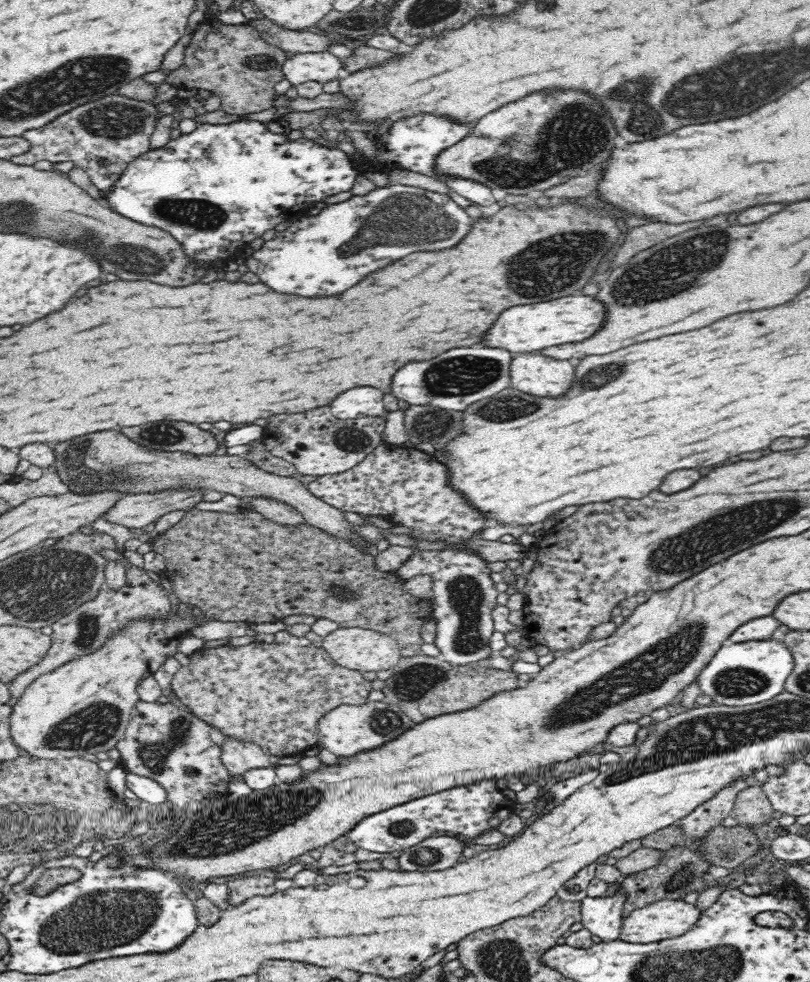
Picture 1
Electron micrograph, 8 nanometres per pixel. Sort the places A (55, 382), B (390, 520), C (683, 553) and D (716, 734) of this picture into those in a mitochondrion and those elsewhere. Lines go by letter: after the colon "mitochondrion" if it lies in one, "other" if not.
A: other
B: other
C: mitochondrion
D: mitochondrion

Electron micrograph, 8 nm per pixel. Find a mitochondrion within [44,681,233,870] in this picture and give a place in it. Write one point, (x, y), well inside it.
(154, 757)

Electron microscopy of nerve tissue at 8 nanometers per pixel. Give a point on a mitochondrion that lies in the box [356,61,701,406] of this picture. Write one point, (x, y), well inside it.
(522, 161)

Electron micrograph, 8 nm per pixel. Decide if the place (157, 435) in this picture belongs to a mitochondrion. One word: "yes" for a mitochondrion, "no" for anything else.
yes

